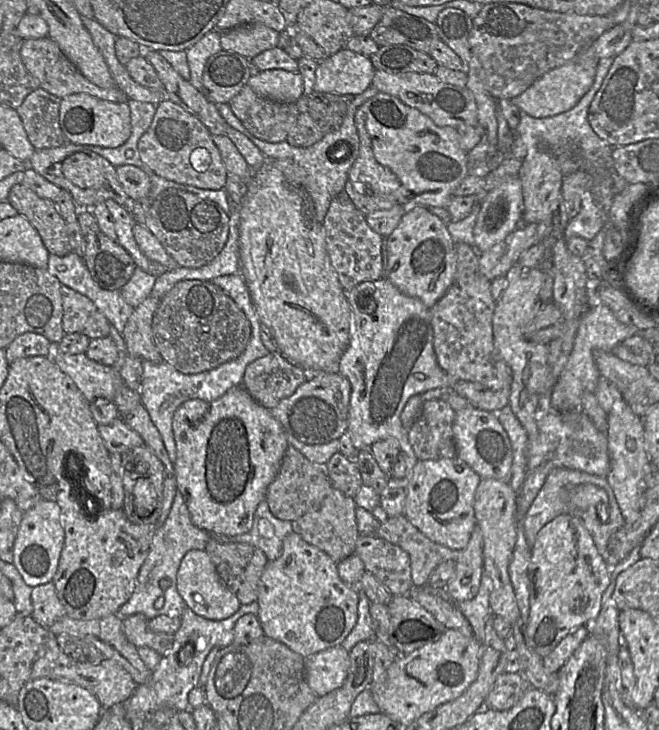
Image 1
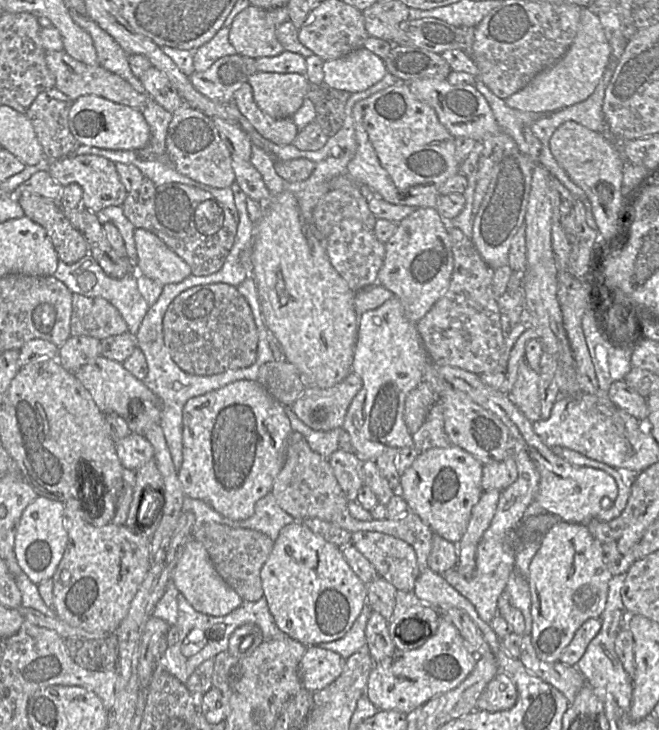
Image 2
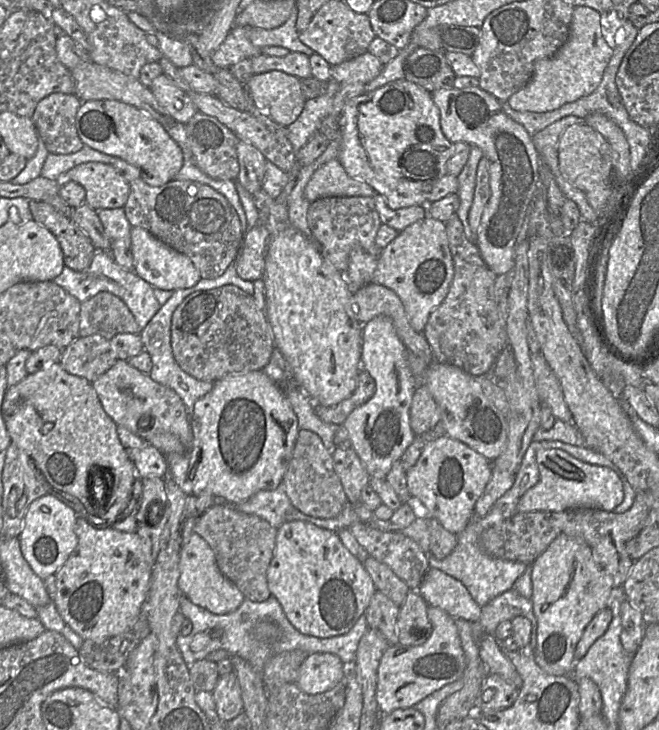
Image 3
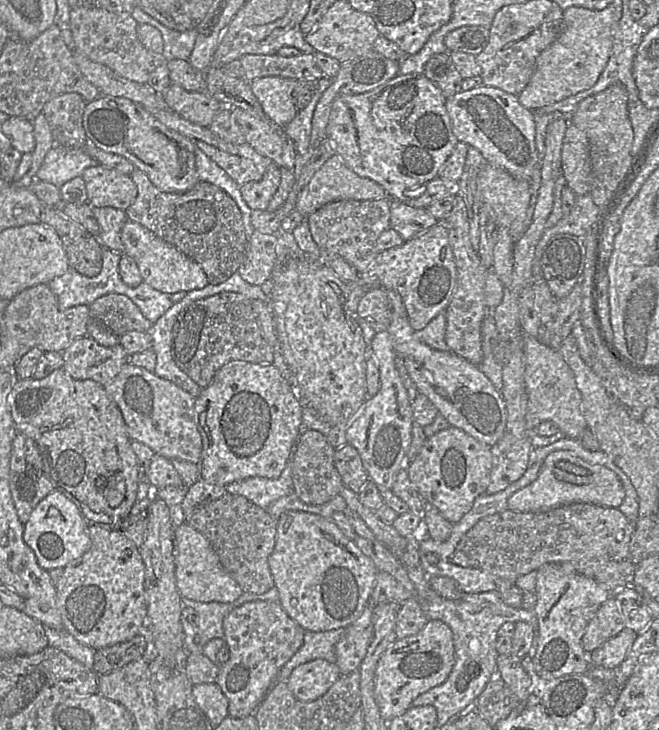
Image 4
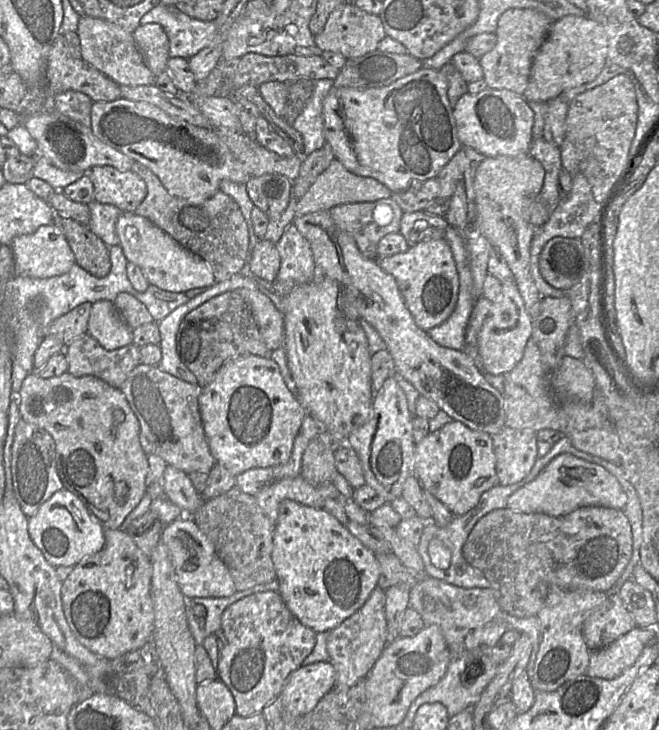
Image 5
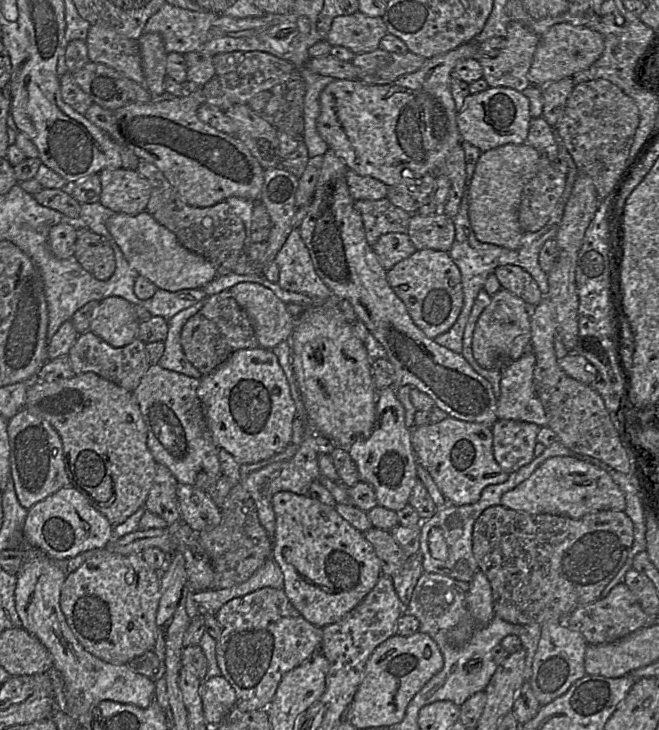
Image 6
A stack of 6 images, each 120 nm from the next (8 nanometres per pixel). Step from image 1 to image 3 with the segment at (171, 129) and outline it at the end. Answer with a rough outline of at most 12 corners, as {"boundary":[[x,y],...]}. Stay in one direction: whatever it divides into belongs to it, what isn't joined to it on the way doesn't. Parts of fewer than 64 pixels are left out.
{"boundary":[[200,111],[184,125],[197,167],[235,181],[238,137]]}

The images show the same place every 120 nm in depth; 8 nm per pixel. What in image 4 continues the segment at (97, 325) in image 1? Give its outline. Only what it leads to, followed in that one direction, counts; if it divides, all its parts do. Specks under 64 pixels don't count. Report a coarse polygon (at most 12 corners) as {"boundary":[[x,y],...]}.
{"boundary":[[111,293],[89,305],[90,319],[121,336],[150,332],[133,301]]}

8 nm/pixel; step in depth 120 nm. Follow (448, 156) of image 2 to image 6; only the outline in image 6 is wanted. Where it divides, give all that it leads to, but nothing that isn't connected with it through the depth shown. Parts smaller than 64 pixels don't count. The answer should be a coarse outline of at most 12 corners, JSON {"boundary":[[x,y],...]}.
{"boundary":[[473,41],[390,84],[335,79],[317,130],[387,187],[461,145],[450,90]]}

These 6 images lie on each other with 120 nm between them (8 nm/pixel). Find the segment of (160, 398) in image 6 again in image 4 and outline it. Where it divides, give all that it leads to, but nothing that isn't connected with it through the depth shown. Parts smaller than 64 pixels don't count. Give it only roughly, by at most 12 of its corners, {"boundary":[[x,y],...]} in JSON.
{"boundary":[[129,362],[103,386],[132,440],[199,464],[196,397]]}

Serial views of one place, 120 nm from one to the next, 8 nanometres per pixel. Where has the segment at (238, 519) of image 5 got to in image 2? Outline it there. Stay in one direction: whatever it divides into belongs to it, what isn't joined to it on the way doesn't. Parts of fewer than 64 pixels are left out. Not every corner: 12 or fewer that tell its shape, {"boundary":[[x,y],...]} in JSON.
{"boundary":[[215,522],[198,527],[218,574],[243,601],[263,598],[274,541]]}

